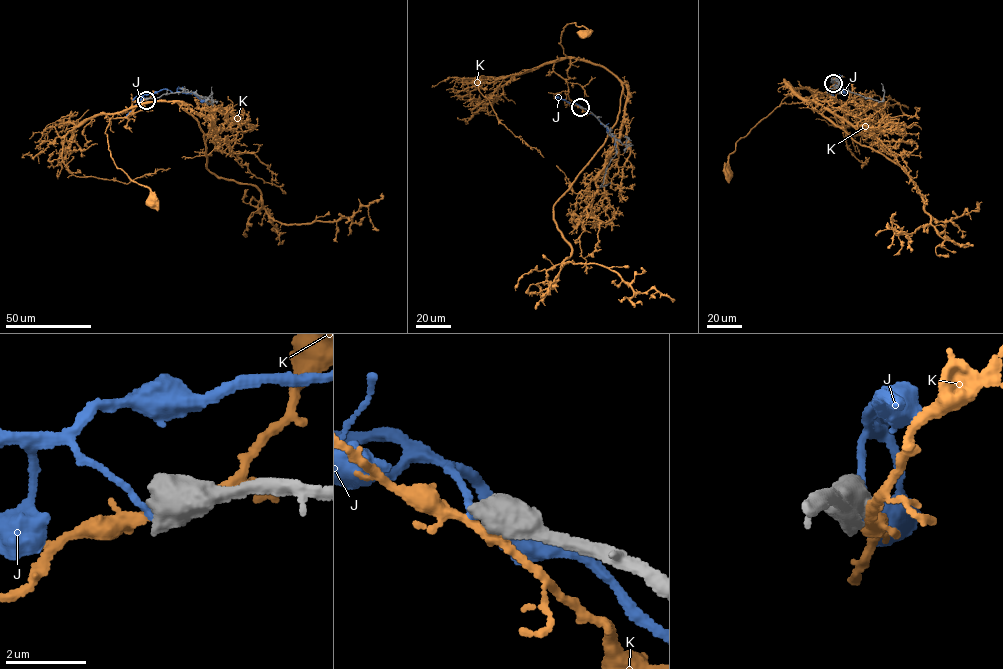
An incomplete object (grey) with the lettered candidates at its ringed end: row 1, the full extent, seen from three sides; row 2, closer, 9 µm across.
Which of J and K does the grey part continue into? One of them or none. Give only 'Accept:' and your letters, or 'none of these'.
Accept: none of these

